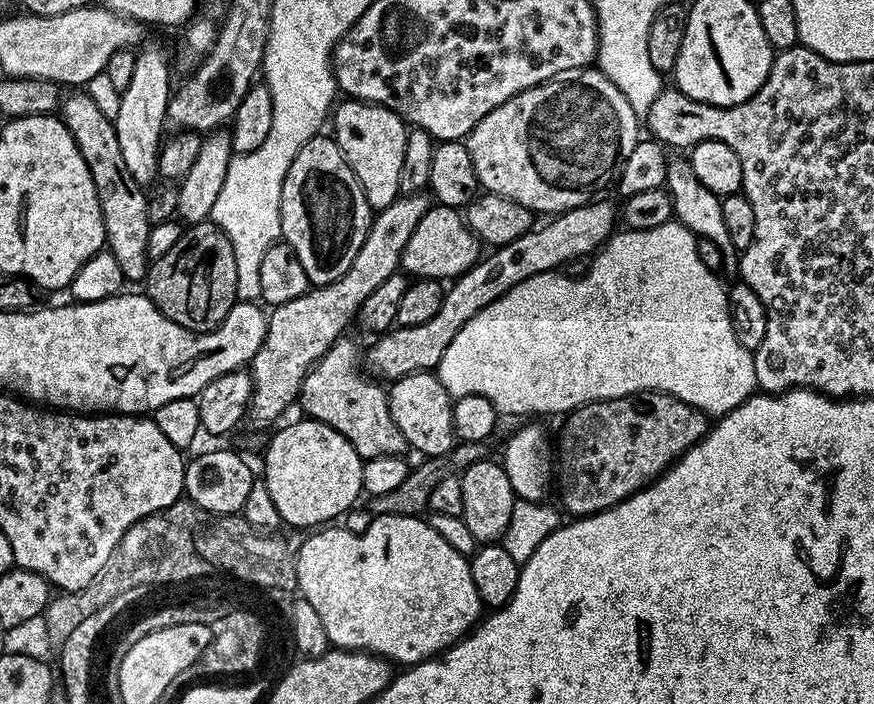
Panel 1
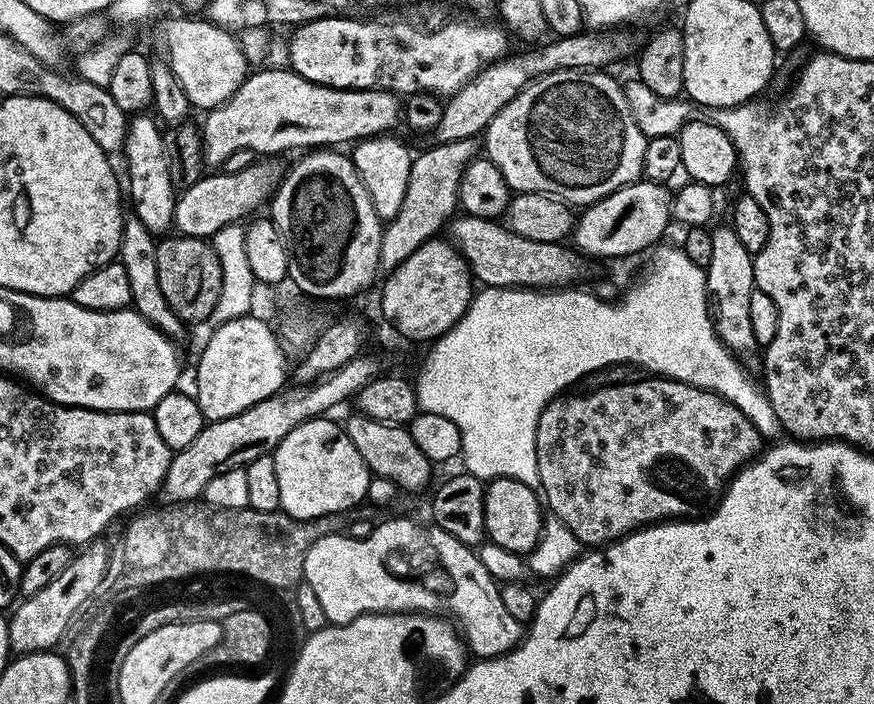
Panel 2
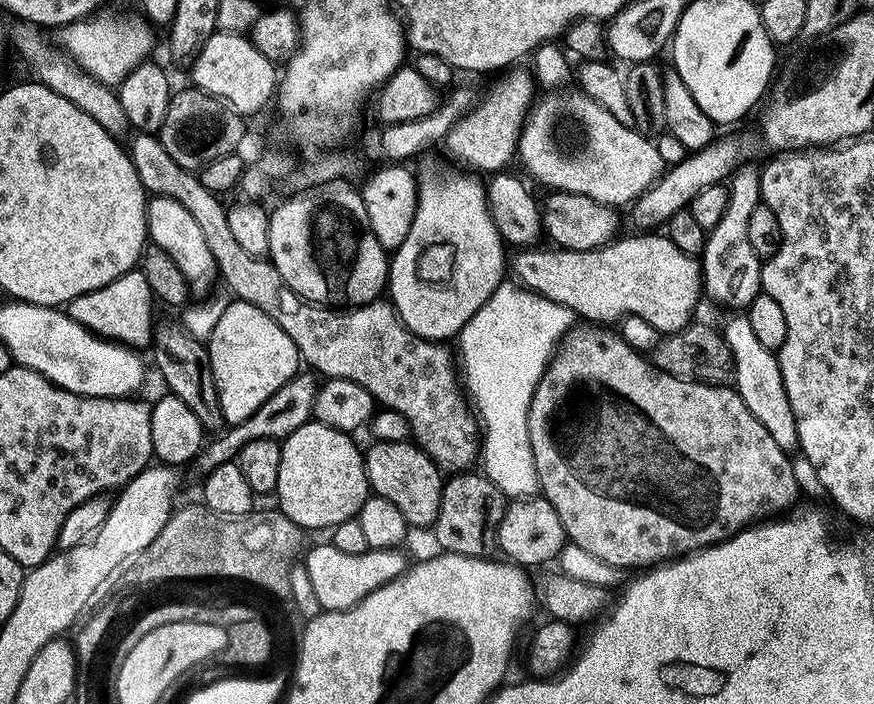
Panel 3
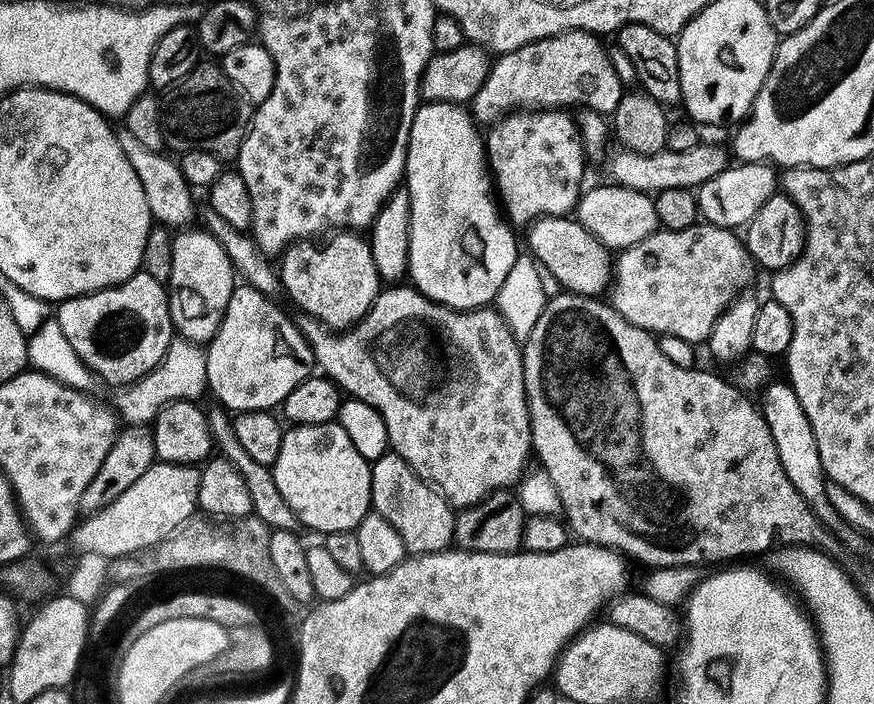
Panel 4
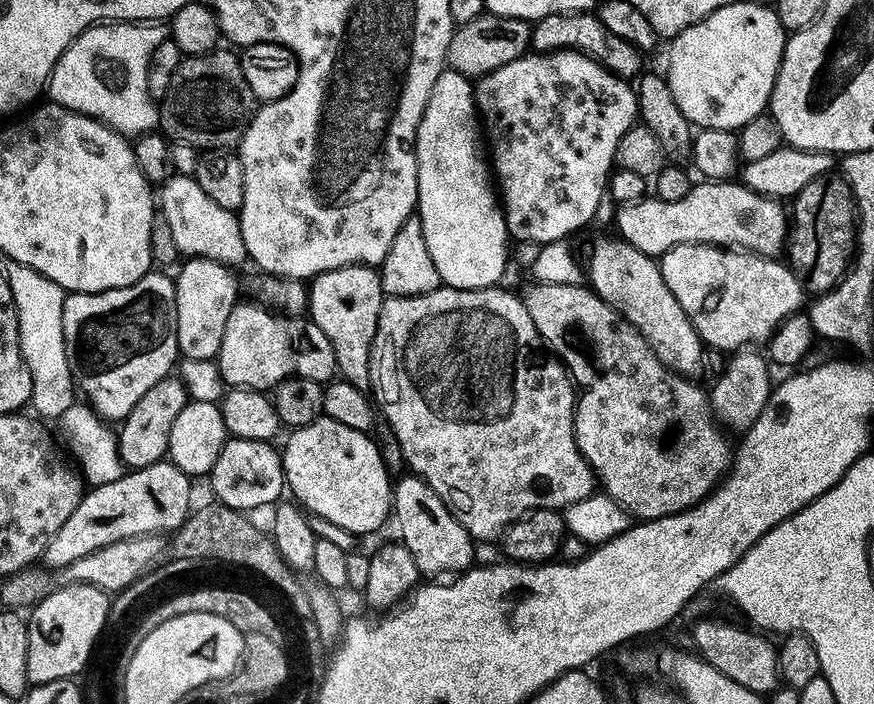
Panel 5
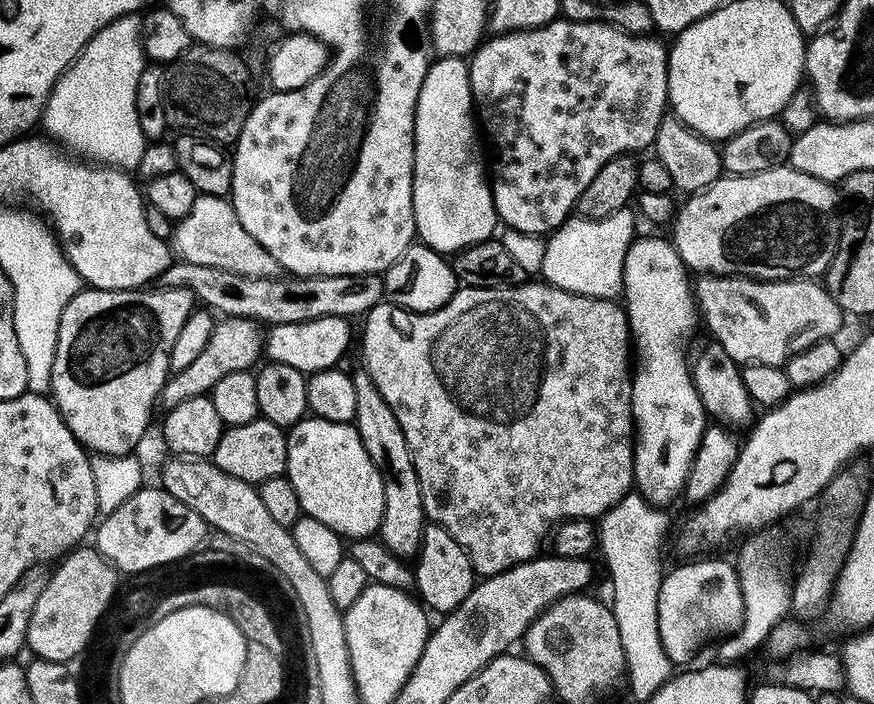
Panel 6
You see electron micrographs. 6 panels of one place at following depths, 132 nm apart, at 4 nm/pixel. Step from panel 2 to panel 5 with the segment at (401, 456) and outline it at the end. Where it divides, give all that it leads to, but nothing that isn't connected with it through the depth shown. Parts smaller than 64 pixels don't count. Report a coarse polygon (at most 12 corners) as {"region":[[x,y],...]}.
{"region":[[420,476],[392,489],[399,543],[425,577],[463,574],[477,545]]}

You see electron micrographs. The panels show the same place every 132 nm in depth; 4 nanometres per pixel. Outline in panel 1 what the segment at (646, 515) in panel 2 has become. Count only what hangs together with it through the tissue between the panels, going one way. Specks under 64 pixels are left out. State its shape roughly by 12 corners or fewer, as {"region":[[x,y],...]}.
{"region":[[665,392],[563,417],[569,517],[614,508],[708,433]]}

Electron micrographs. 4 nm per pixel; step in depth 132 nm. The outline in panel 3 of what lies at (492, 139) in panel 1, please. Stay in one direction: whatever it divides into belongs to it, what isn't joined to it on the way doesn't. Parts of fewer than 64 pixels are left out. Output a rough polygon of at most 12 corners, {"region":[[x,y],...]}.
{"region":[[587,91],[535,101],[518,160],[549,189],[631,205],[655,143]]}

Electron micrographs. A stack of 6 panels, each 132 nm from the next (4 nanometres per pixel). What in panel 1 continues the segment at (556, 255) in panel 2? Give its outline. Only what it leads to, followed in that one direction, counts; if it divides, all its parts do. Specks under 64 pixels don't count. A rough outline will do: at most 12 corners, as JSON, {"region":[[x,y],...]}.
{"region":[[436,204],[414,226],[400,268],[448,282],[482,242],[457,209]]}

